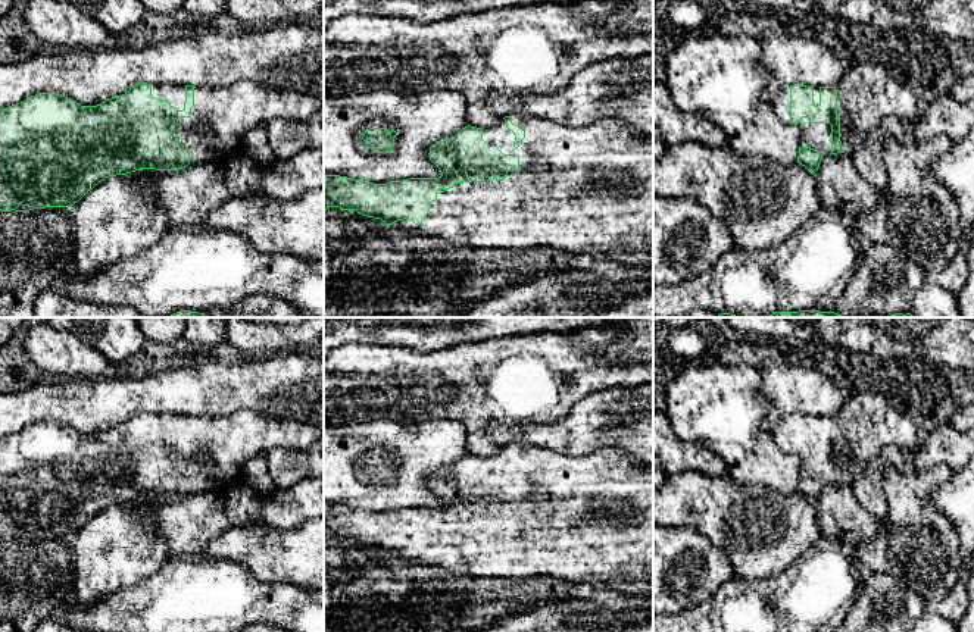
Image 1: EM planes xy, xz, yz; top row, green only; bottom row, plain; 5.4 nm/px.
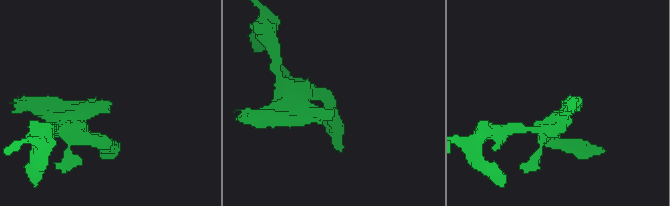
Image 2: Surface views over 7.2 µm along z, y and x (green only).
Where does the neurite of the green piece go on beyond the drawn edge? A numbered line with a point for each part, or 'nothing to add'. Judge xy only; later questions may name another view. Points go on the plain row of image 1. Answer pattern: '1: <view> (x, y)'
1: xy (230, 441)

